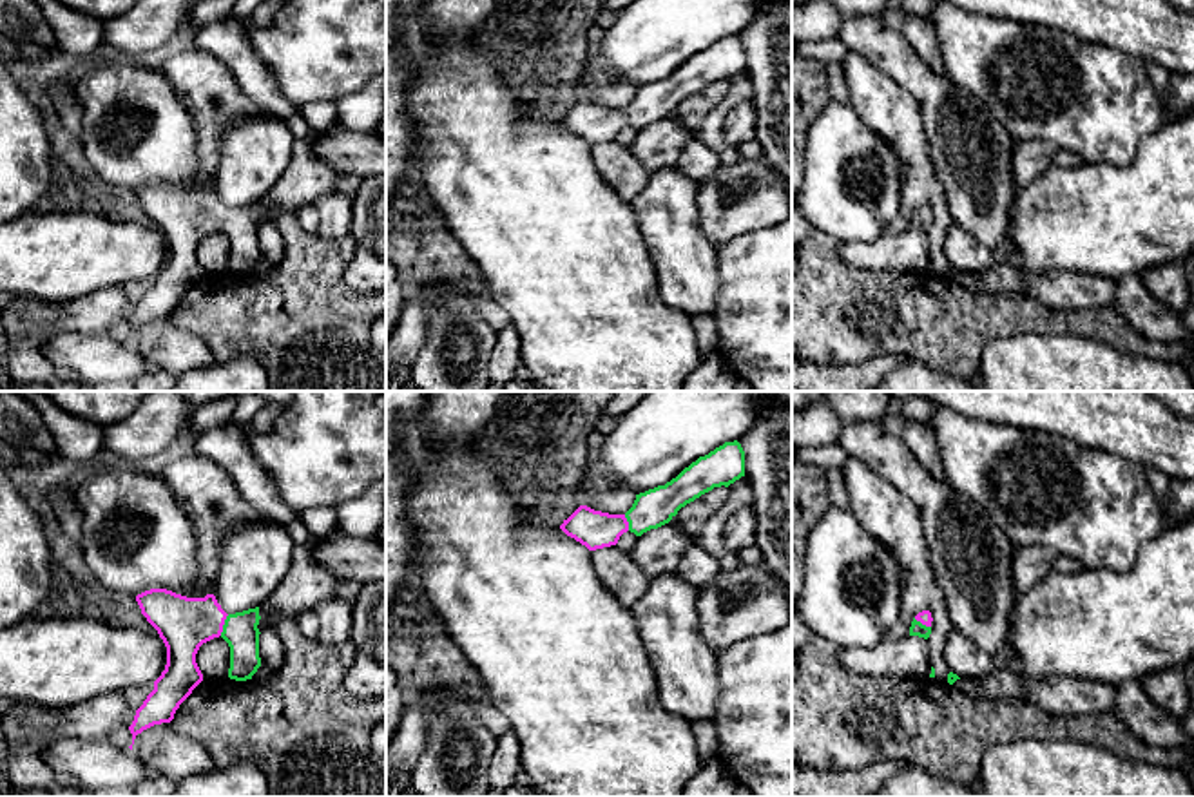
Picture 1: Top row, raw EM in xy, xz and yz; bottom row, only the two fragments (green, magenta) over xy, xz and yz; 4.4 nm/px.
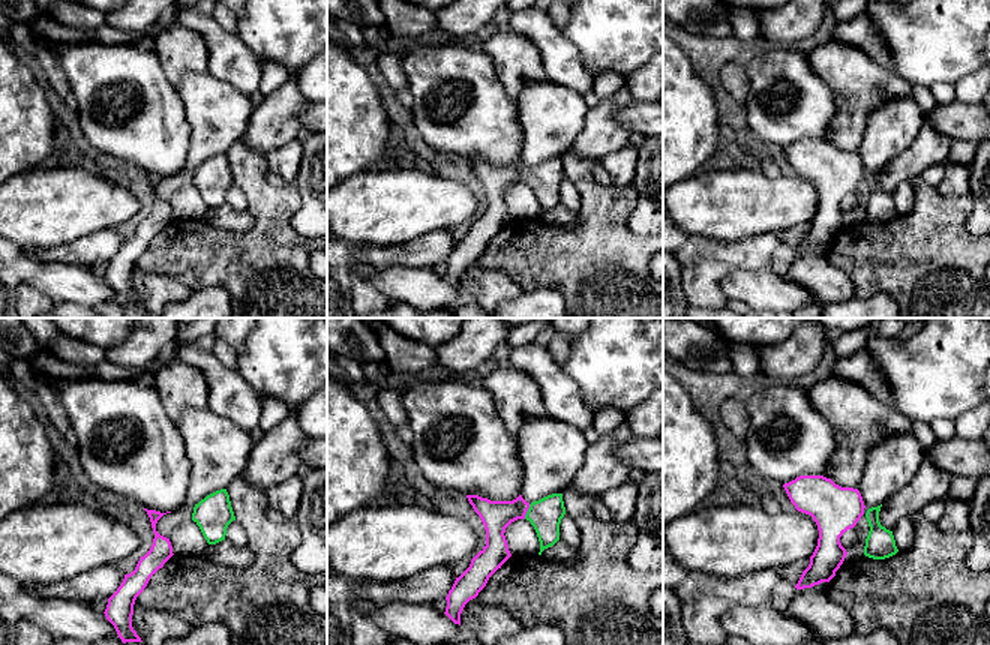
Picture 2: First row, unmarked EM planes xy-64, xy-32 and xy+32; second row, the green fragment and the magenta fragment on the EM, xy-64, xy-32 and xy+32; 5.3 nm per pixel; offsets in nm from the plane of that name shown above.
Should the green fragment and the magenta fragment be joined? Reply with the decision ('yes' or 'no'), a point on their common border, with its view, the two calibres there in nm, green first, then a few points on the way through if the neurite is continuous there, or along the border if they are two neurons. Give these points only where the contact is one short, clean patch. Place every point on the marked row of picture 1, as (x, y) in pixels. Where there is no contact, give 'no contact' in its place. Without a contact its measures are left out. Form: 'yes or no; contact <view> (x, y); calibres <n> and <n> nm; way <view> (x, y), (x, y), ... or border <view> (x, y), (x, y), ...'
yes; contact xy (223, 625); calibres 160 and 240 nm; way xy (240, 631), (223, 625), (183, 624)

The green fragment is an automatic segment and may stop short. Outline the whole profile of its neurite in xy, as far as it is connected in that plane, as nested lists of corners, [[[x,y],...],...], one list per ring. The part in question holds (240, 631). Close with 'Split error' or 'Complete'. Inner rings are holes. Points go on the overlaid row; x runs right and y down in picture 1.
[[[167,589],[145,591],[136,601],[167,647],[167,665],[129,726],[132,744],[143,730],[170,723],[179,705],[203,681],[196,663],[203,643],[219,636],[228,643],[230,679],[252,679],[261,667],[259,607],[226,614],[214,594],[187,598]]]. Split error

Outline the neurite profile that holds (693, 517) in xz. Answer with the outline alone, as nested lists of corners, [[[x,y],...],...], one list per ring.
[[[725,485],[714,487],[712,491],[701,495],[678,511],[676,516],[679,525],[698,536],[707,520],[727,504],[728,496],[730,487]]]

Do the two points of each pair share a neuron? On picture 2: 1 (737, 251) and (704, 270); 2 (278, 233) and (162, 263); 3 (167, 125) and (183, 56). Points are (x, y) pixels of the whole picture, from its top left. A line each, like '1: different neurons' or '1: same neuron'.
1: same neuron
2: same neuron
3: different neurons

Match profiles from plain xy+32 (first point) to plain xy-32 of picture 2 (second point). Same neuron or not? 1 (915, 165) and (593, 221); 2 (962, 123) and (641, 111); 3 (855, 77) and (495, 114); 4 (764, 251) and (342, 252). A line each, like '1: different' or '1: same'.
1: different
2: same
3: different
4: different

